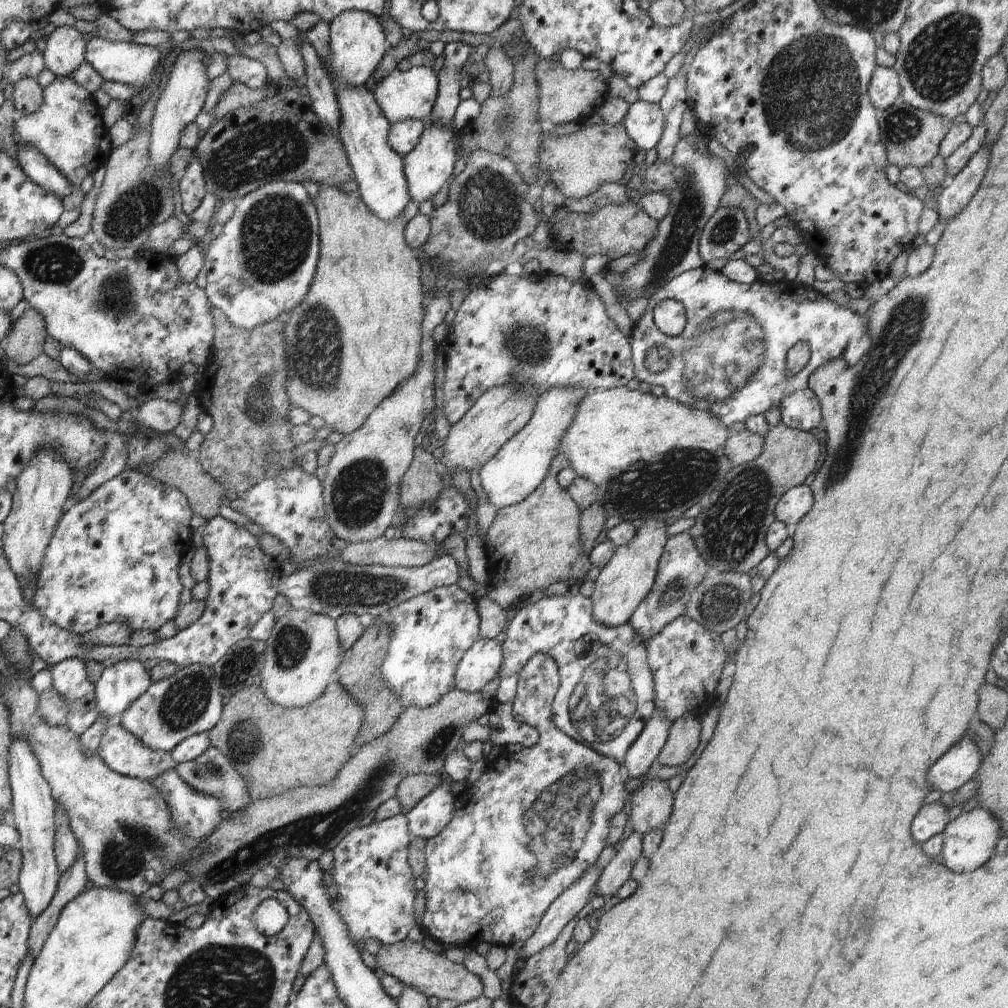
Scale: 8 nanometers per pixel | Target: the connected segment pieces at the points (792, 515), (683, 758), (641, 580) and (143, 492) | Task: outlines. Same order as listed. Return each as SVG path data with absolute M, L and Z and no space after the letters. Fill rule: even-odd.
M798 485L787 490L775 506L775 520L791 527L812 508L812 491L808 485Z
M686 711L670 727L666 744L657 756L656 764L682 766L690 760L699 743L701 722Z
M650 519L637 524L632 540L624 546L617 546L610 562L600 569L595 588L590 599L593 604L593 617L609 627L617 627L629 622L638 605L646 598L656 580L659 560L669 539L668 523Z
M127 468L118 476L100 485L89 497L65 510L45 550L43 563L41 564L42 568L37 574L35 582L35 591L32 598L33 605L53 625L59 626L72 634L83 635L99 626L116 621L129 626L133 632L134 630L158 631L164 623L175 618L180 608L179 596L184 588L180 582L179 564L182 555L194 546L191 536L194 528L190 526L192 517L193 514L191 513L188 499L178 489L153 479L150 475Z

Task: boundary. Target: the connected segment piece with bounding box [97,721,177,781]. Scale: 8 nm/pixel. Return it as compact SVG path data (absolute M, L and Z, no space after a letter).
M112 721L108 724L106 732L101 738L97 754L100 755L100 758L108 765L110 770L116 771L125 777L145 781L153 781L161 774L167 773L172 769L175 770L175 766L177 765L177 762L169 752L155 751L148 748L122 725L118 724L117 721Z

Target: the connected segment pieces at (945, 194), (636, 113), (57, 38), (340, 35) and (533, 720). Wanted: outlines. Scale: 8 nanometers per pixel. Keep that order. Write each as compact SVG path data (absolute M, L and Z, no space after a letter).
M990 145L980 147L956 176L946 180L943 191L937 198L937 210L946 223L970 202L978 190L988 170L991 148Z
M638 99L629 104L622 124L638 149L652 150L660 142L665 129L665 118L659 103Z
M74 26L50 28L43 52L45 68L57 77L68 77L85 61L86 34Z
M349 10L340 13L329 22L331 49L328 62L323 64L331 82L342 81L351 87L357 87L364 85L376 70L378 63L390 46L378 19L369 12Z
M538 653L528 659L519 672L517 690L512 703L512 717L521 723L531 725L539 732L539 741L530 748L524 747L519 753L508 755L510 764L504 770L496 770L489 763L486 772L474 785L466 784L466 788L455 797L455 809L448 826L434 838L428 839L425 846L425 912L422 916L423 930L426 936L446 944L448 947L469 947L475 949L478 942L489 945L500 945L509 948L514 942L525 942L535 932L548 907L566 889L570 888L592 865L598 862L600 853L607 845L606 838L610 828L610 820L621 810L627 810L629 794L624 787L624 768L611 758L598 754L586 742L575 741L564 734L553 723L552 705L559 689L559 670L555 660L548 655Z

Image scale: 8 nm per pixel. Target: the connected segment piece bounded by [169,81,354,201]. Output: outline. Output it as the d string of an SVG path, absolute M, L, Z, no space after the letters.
M303 81L299 83L300 86L292 88L280 84L279 91L272 98L264 98L260 104L237 108L234 112L223 116L206 131L193 151L179 146L170 157L170 172L180 176L190 163L198 161L204 173L206 191L226 201L238 200L274 181L301 183L304 180L312 180L320 185L342 188L343 184L354 179L353 168L348 162L343 142L316 116L312 110L307 86Z

